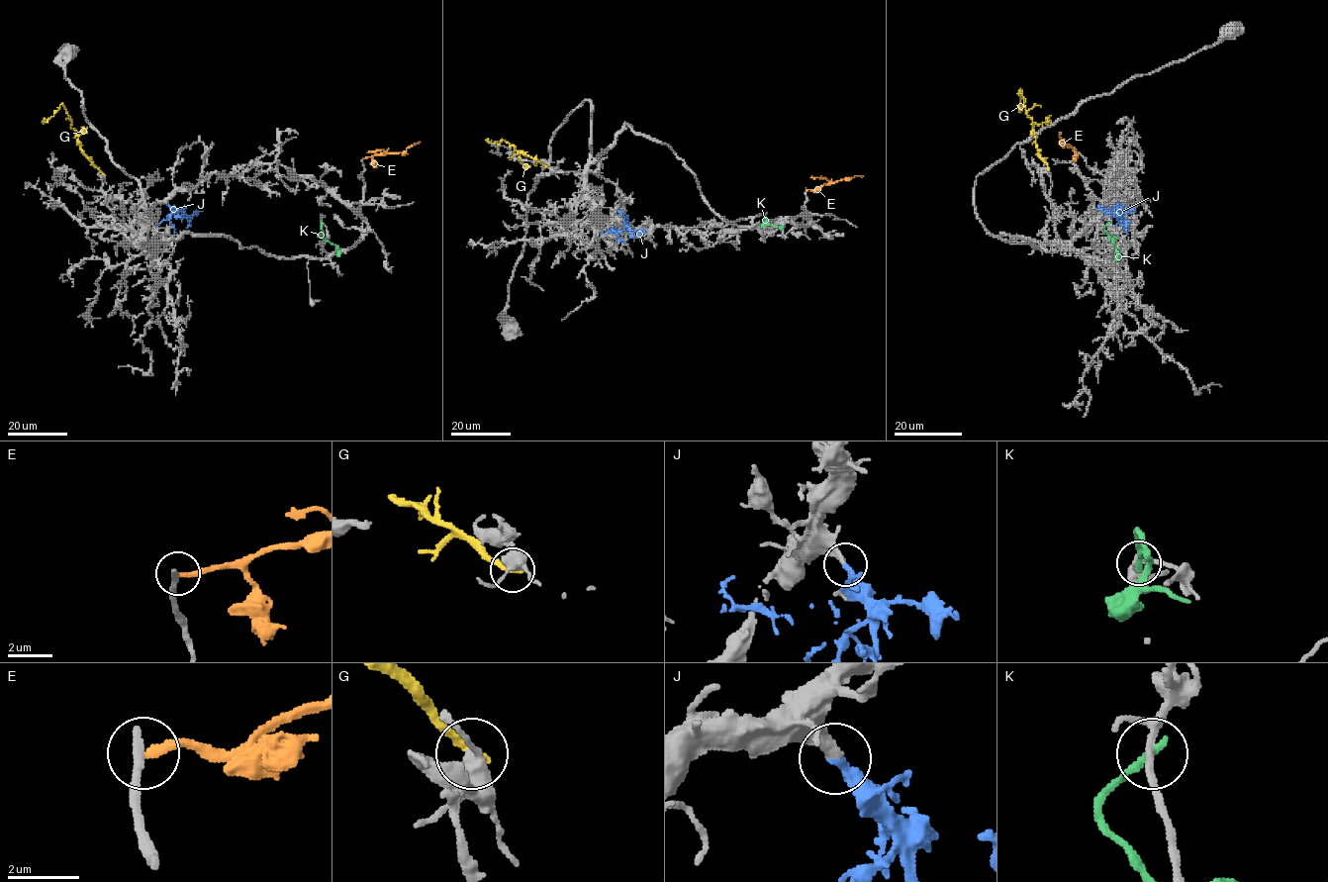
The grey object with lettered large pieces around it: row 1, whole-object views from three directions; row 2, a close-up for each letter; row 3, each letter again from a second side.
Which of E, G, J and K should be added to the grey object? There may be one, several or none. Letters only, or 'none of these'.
J

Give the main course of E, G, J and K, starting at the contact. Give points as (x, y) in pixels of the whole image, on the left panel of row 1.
E: (363, 157), (404, 151), (420, 142)
G: (103, 173), (81, 149), (77, 133), (70, 128), (71, 120), (63, 105), (47, 120), (44, 117)
J: (167, 205), (175, 215), (182, 216), (175, 206)
K: (322, 223), (323, 237), (336, 246), (339, 255)

